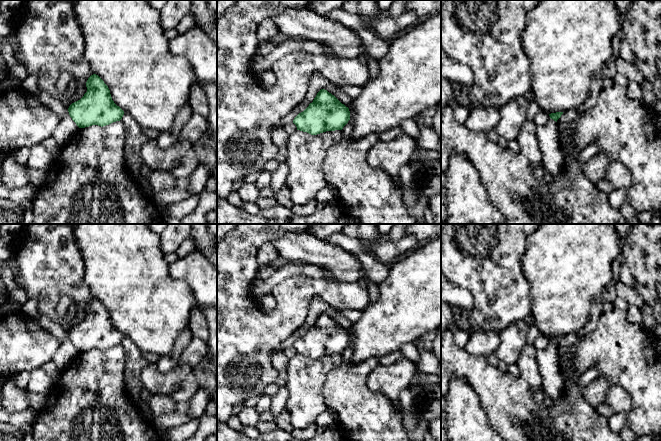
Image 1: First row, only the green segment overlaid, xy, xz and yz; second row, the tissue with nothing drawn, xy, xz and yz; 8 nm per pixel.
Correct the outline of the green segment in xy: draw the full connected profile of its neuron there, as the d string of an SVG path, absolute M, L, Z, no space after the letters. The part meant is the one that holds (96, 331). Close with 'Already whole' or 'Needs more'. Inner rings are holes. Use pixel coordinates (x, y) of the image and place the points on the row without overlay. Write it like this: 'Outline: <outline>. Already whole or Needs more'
Outline: M91 299L86 311L84 320L68 332L70 341L79 352L103 351L122 343L124 335L114 327L108 310L98 299Z. Already whole

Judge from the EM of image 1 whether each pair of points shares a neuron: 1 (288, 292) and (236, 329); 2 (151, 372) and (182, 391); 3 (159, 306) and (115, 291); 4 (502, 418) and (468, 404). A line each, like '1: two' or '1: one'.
1: one
2: two
3: one
4: two

